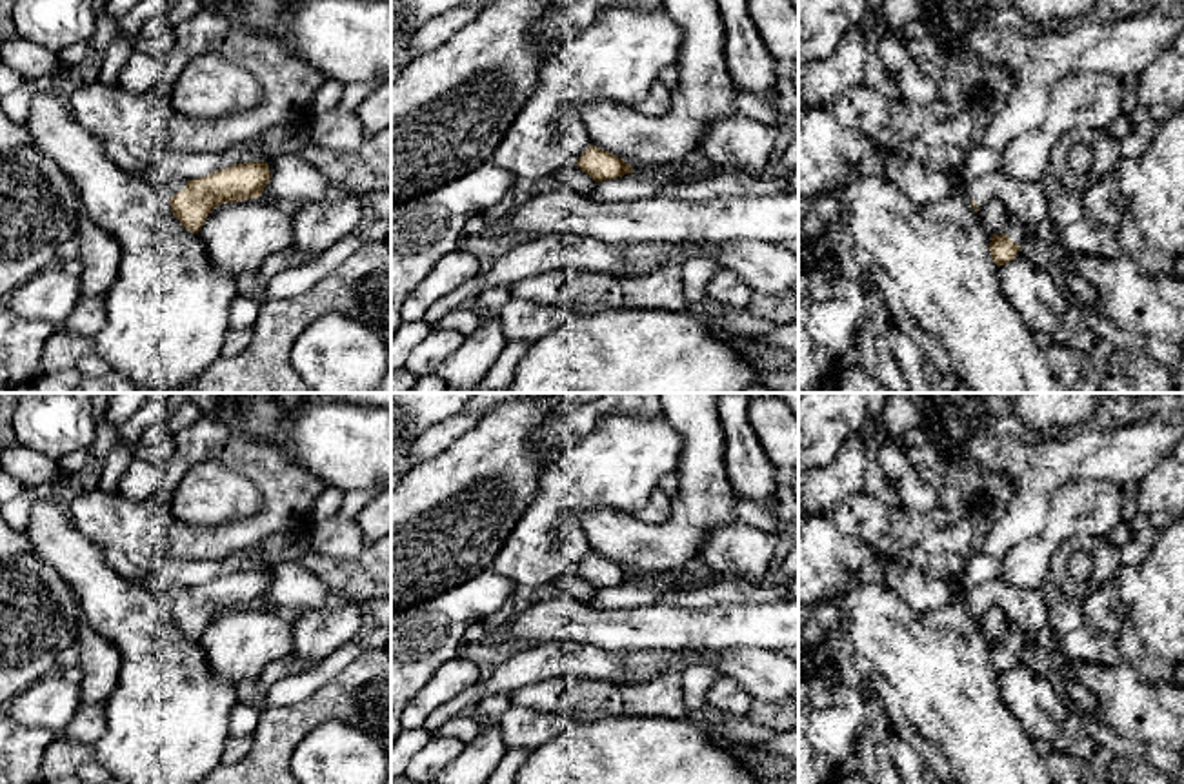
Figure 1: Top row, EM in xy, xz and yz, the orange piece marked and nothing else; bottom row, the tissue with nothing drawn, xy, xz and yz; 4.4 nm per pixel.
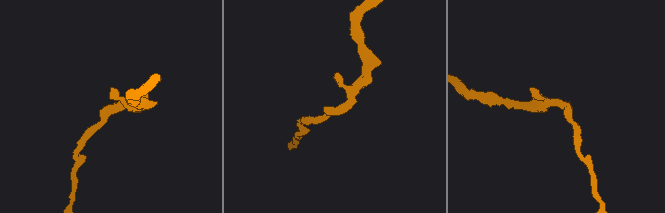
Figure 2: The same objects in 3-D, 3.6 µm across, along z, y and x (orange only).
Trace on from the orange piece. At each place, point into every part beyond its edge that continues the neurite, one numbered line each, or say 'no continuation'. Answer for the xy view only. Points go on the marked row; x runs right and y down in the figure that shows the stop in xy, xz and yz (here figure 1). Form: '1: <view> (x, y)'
1: xy (168, 190)

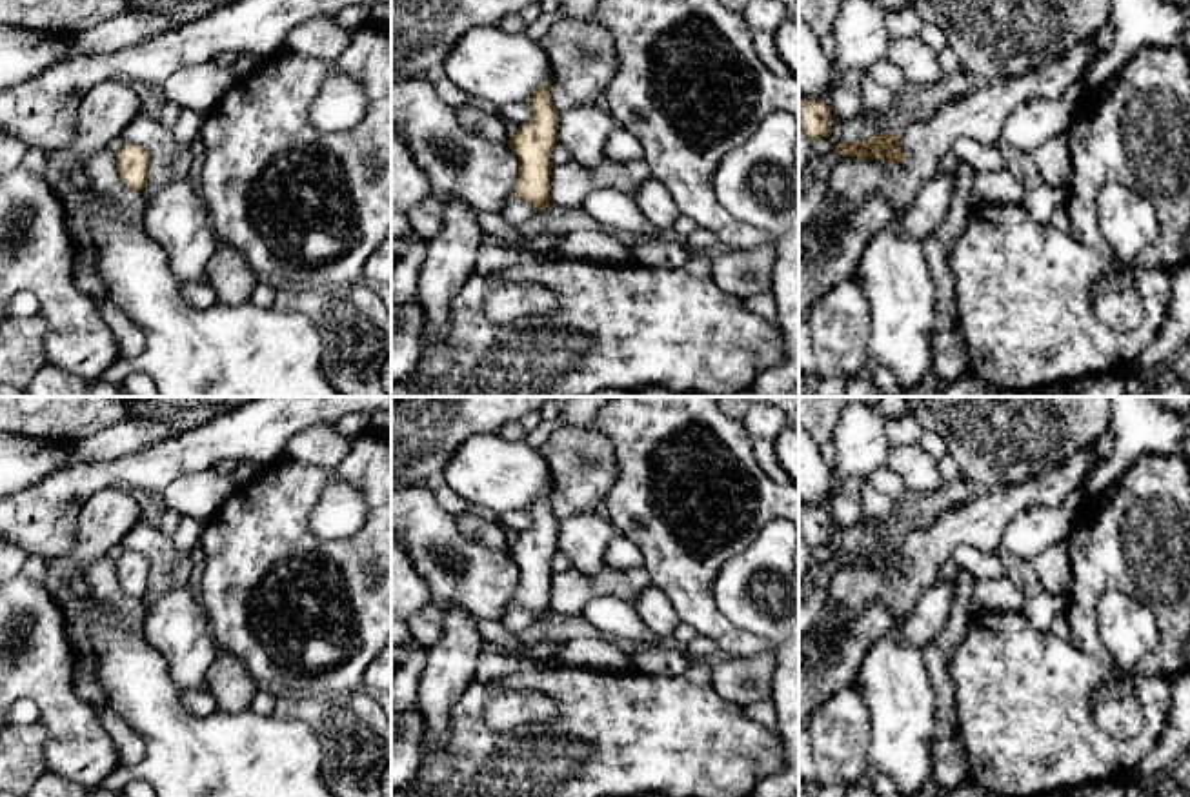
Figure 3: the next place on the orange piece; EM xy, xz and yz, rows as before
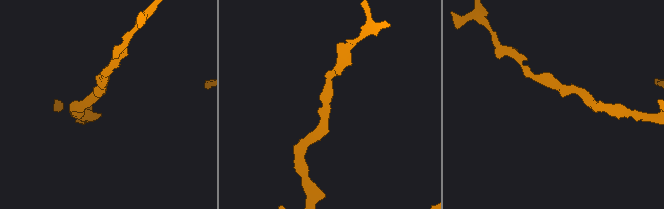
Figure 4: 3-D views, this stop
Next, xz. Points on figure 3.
no continuation

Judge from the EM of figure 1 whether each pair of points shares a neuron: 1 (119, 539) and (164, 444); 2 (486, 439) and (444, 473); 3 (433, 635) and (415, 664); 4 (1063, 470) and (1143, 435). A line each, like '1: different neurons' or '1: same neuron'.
1: different neurons
2: same neuron
3: same neuron
4: same neuron

